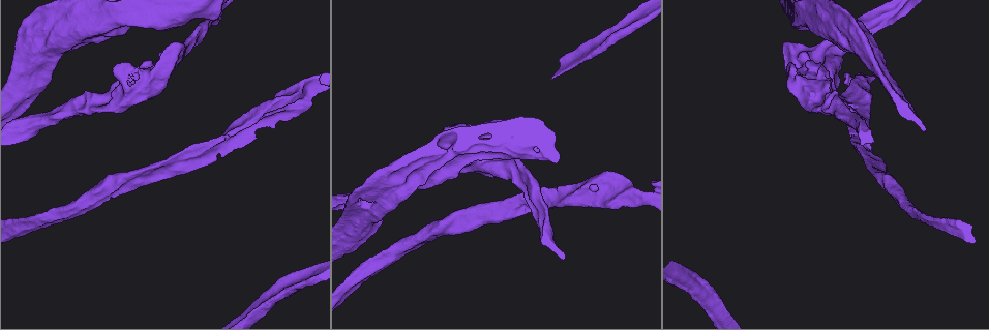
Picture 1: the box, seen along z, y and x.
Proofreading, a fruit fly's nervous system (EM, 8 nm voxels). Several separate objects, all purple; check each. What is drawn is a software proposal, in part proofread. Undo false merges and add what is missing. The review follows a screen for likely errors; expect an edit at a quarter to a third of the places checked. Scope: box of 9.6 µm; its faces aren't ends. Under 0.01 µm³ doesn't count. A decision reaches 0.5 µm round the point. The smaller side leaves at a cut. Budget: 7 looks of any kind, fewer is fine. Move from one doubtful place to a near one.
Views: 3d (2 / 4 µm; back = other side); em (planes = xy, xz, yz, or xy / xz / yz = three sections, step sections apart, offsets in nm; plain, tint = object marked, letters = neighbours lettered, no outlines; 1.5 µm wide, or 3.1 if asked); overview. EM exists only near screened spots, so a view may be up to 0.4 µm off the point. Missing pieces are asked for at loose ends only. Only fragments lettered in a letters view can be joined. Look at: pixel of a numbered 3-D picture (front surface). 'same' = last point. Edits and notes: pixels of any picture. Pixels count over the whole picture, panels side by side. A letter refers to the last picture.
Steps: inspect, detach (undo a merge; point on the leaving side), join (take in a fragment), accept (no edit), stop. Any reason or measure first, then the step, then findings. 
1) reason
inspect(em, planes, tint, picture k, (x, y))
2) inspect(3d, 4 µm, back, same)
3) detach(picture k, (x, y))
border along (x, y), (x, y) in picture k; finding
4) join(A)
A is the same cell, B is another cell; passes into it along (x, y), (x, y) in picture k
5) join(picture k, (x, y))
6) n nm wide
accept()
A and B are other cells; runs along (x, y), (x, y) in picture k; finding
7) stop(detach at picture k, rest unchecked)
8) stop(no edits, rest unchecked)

stops while still wide
inspect(3d, 4 µm, picture 1, (847, 126))

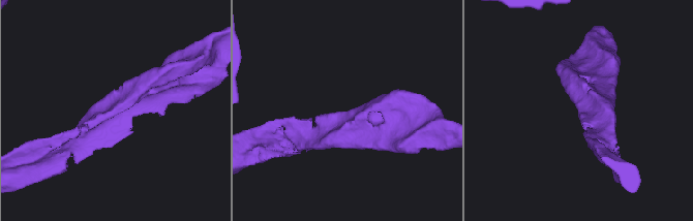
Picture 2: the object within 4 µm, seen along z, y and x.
inspect(em, xz, step 4, tint, picture 2, (579, 112))

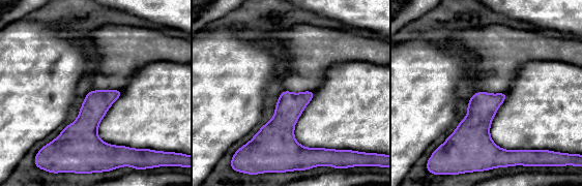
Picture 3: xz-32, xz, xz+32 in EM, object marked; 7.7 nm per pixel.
another direction
inspect(em, yz, step 4, letters, same)

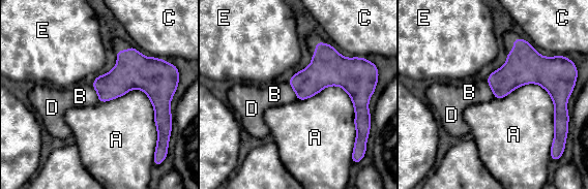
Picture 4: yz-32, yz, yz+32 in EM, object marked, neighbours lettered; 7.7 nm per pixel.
accept()
A, B, C, D and E are other cells; border along (288, 83), (297, 99) in picture 4; none of them fits

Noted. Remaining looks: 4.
branch stops here
inspect(em, yz, step 4, tint, picture 1, (177, 46))

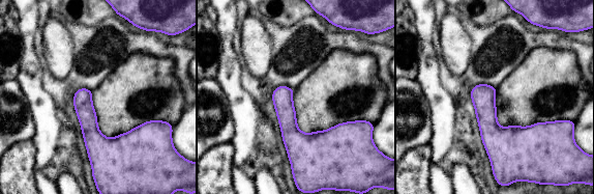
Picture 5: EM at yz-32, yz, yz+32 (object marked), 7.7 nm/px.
inspect(em, planes, letters, same)

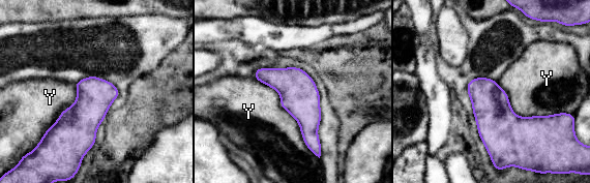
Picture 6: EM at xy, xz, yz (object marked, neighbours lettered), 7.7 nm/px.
280 nm wide
accept()
Y is another cell; none of them fits

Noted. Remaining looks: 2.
two arms at a narrow angle
inspect(3d, 4 µm, picture 1, (19, 97))

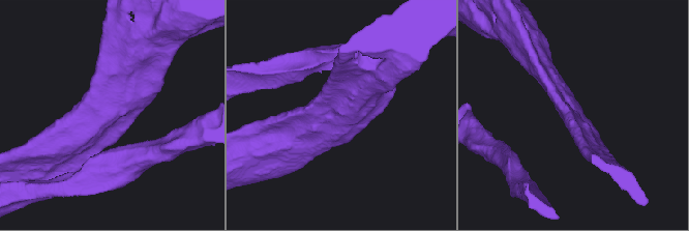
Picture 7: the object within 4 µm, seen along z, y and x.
inspect(em, planes, letters, picture 7, (338, 111))

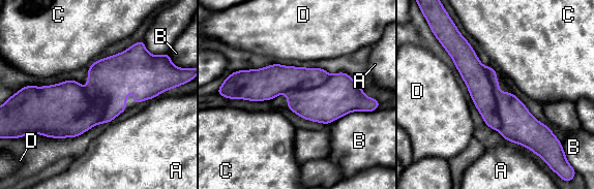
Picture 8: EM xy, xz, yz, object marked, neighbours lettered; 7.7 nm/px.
detach(picture 8, (279, 79))
A, B, C and D are other cells; the part that leaves runs along (326, 75), (247, 85), (235, 95) in picture 8; a second cell is stuck on

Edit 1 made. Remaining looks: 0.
stop(detach at picture 8, rest unchecked)

